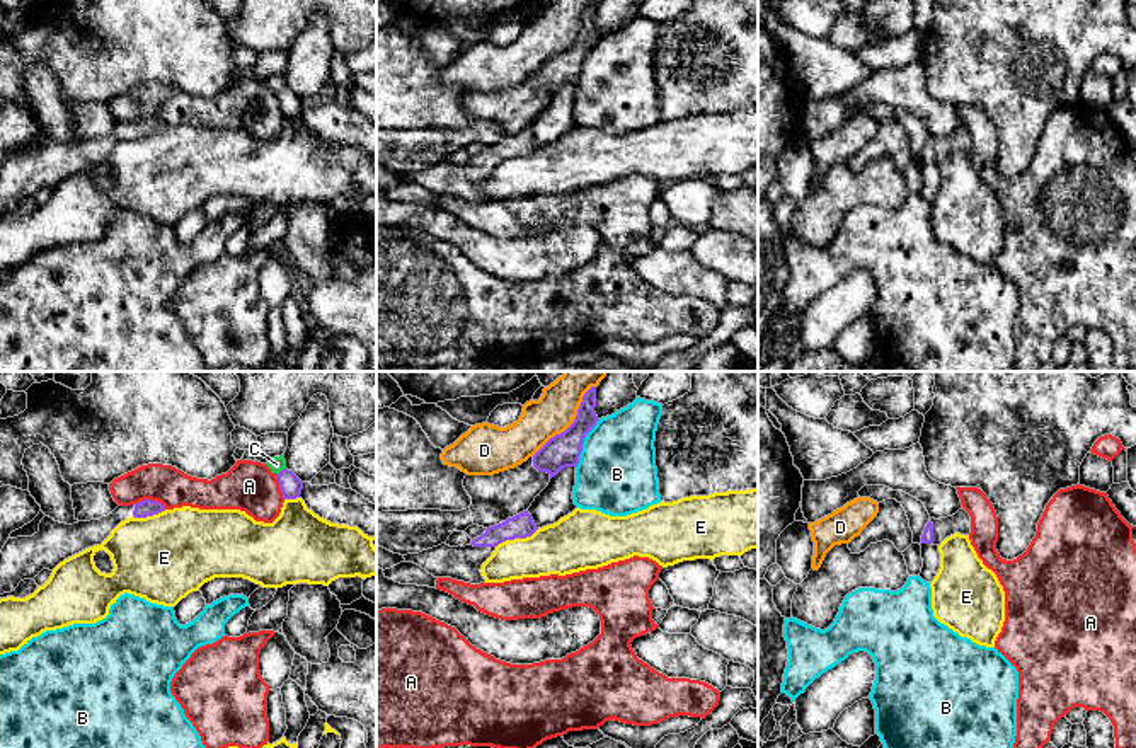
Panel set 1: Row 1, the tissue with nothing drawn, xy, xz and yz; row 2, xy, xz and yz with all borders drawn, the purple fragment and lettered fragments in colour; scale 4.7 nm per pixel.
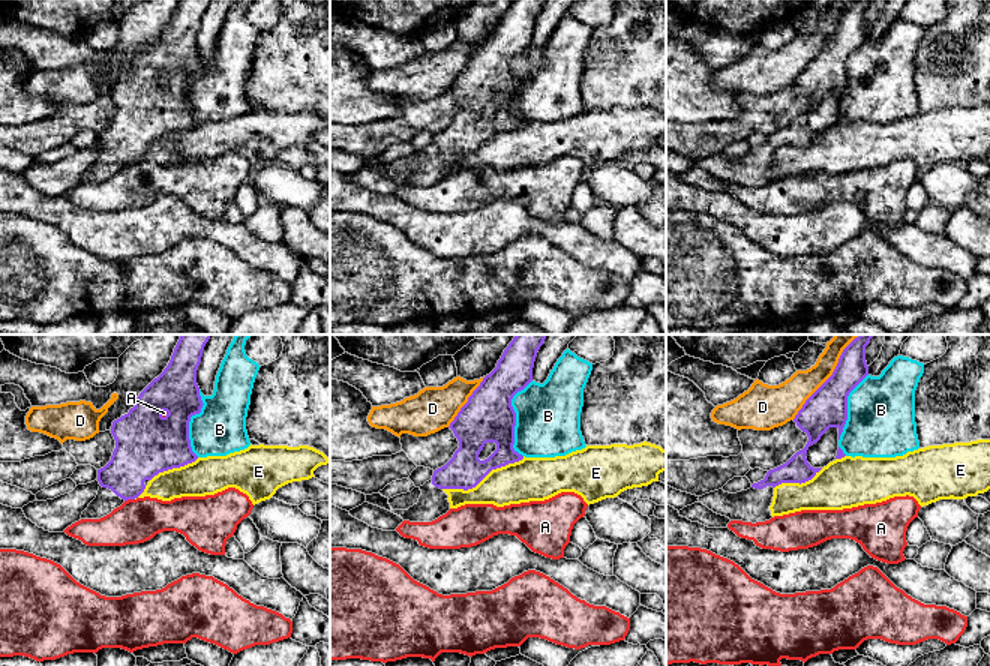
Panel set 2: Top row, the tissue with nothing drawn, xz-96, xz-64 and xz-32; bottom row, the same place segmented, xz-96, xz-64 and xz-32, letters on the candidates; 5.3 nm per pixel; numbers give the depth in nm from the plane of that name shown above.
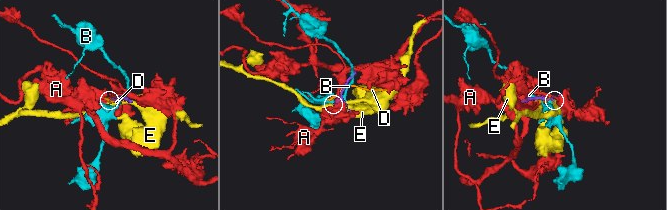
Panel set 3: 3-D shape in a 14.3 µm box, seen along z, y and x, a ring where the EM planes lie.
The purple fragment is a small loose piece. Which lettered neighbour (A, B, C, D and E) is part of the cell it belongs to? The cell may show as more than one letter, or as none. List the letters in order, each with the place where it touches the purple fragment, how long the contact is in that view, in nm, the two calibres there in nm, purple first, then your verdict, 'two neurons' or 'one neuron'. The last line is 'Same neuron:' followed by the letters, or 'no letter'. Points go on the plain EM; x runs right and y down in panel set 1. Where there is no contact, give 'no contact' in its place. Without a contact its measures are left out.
A: contact xy (150, 118); length 150 nm; calibres 80 and 180 nm; two neurons
B: contact xz (583, 60); length 260 nm; calibres 160 and 380 nm; two neurons
C: contact xy (281, 89); length 60 nm; calibres 100 and 70 nm; two neurons
D: contact xz (573, 41); length 440 nm; calibres 160 and 190 nm; two neurons
E: contact xz (518, 155); length 220 nm; calibres 120 and 260 nm; two neurons
Same neuron: no letter

